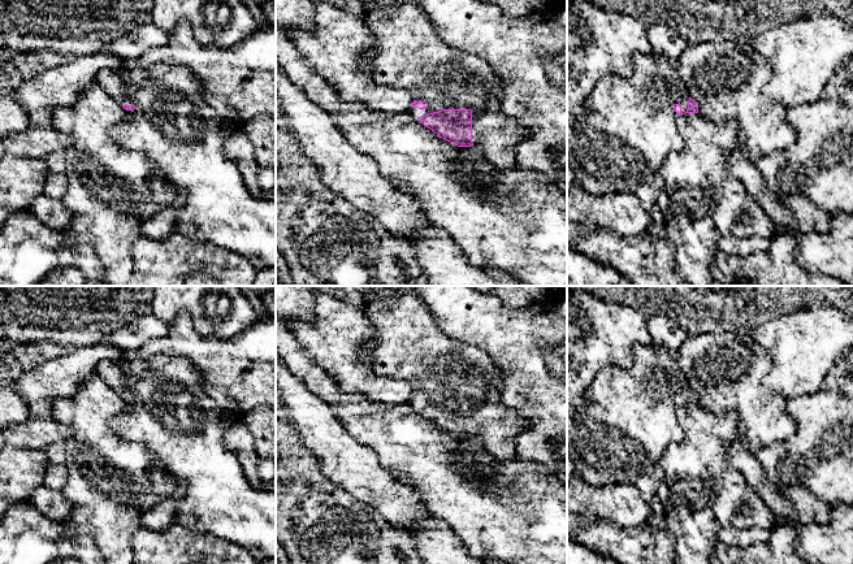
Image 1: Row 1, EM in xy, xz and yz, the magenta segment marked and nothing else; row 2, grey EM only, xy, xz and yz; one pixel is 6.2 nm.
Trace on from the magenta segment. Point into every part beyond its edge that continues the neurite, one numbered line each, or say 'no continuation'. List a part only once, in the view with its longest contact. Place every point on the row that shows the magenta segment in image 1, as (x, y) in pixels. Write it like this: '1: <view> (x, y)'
1: xz (411, 56)

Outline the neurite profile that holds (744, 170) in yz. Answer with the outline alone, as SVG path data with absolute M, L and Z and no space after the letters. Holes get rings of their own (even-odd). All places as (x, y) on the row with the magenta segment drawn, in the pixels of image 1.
M741 146L731 155L728 173L762 207L766 214L775 222L778 231L792 237L800 235L789 201L780 199L768 188L757 169L755 161L746 156Z

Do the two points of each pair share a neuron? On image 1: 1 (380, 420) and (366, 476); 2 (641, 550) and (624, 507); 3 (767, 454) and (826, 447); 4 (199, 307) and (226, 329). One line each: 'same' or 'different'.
1: different
2: different
3: same
4: same

